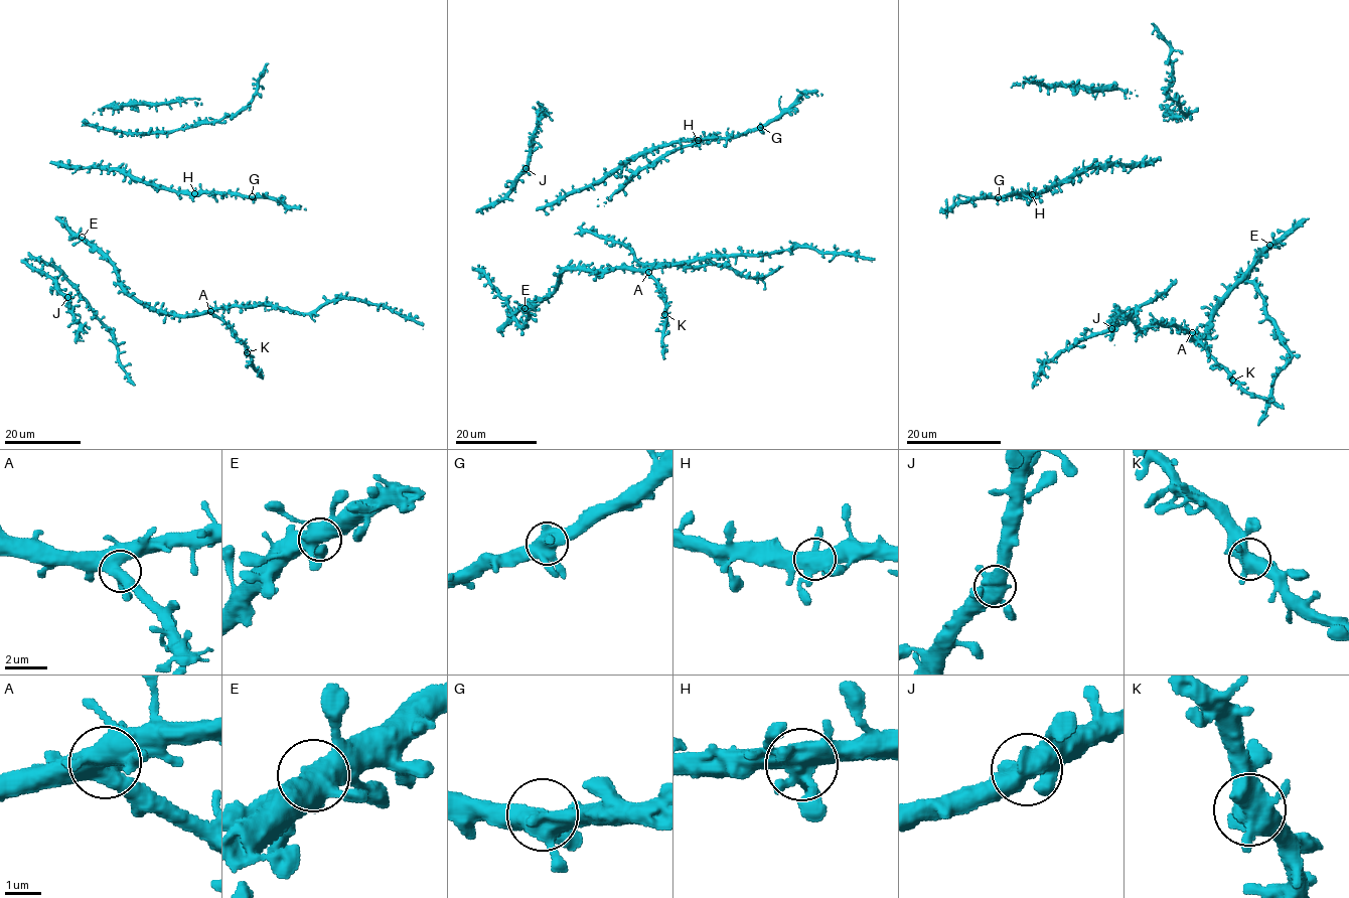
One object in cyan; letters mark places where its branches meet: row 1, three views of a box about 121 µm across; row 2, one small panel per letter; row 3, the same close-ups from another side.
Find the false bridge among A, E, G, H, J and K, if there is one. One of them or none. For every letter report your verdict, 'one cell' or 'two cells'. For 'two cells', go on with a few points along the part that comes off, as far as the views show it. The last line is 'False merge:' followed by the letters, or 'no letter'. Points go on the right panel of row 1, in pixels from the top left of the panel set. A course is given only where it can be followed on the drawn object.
A: one cell
E: one cell
G: one cell
H: one cell
J: one cell
K: one cell
False merge: no letter

